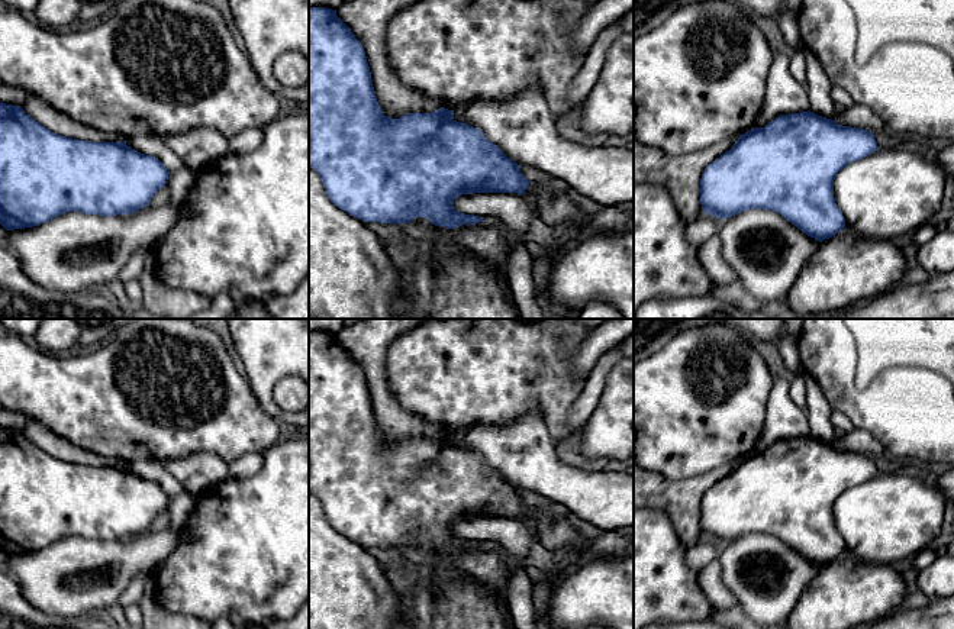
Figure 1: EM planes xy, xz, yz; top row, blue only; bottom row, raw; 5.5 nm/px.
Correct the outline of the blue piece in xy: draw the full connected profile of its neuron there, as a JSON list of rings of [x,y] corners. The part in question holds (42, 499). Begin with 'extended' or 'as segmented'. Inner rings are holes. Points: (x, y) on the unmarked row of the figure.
as segmented; [[[0,428],[0,549],[6,555],[39,551],[67,536],[116,541],[149,530],[168,504],[170,496],[151,480],[122,467],[90,467],[51,457],[35,446],[20,430]]]

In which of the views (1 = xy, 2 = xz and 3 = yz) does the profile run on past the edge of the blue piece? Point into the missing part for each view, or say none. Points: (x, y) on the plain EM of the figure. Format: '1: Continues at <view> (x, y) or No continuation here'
1: No continuation here
2: No continuation here
3: No continuation here

